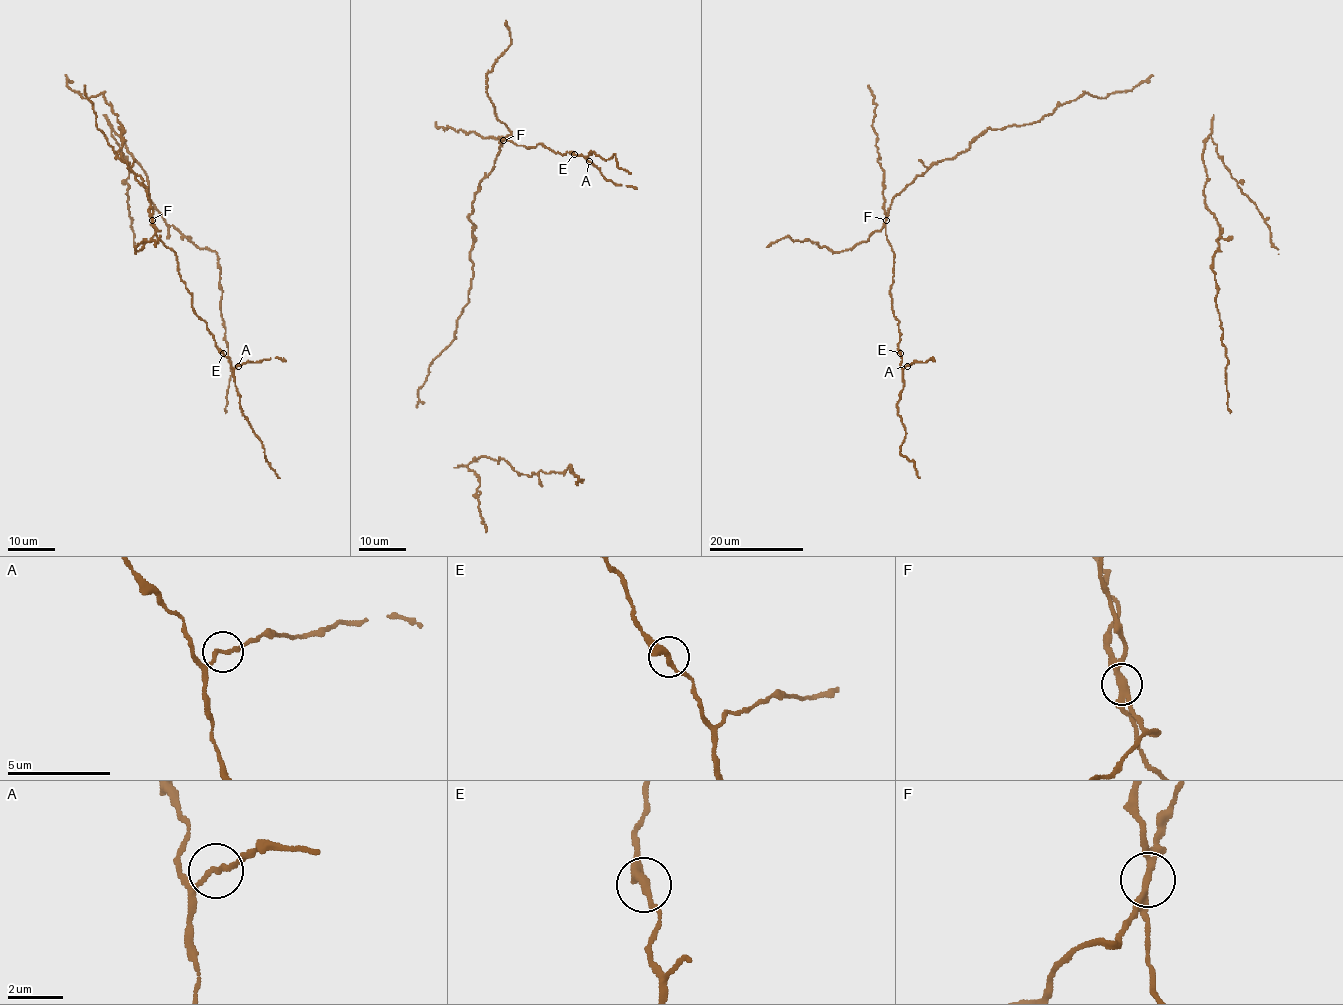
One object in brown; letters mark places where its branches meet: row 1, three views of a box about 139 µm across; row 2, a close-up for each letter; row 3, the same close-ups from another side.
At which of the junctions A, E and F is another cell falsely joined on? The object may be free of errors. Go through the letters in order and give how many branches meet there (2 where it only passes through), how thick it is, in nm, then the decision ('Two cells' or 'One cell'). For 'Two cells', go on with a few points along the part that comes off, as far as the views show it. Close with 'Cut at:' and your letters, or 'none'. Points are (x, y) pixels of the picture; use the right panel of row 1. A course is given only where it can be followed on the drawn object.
A: Branches: 2. Thickness 170 nm. One cell
E: Branches: 2. Thickness 300 nm. One cell
F: Branches: 2. Thickness 320 nm. Two cells
Cut at: F

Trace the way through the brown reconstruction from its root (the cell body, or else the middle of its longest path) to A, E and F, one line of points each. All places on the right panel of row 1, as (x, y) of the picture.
A: (1059, 105), (1036, 122), (984, 130), (892, 198), (885, 221), (894, 253), (890, 296), (901, 366), (907, 366)
E: (1059, 105), (1036, 122), (984, 130), (892, 198), (885, 234), (894, 253), (890, 296), (900, 353)
F: (1059, 105), (1052, 113), (1033, 123), (987, 129), (964, 151), (934, 163), (892, 198), (885, 220)

